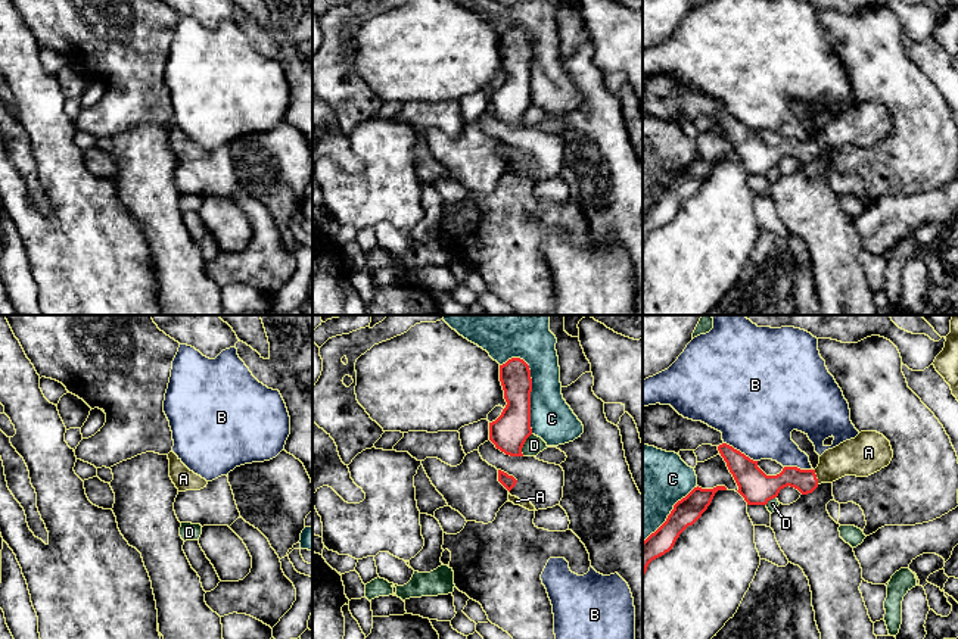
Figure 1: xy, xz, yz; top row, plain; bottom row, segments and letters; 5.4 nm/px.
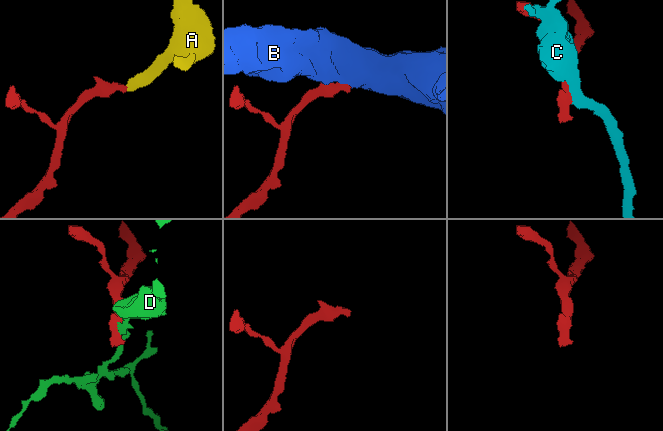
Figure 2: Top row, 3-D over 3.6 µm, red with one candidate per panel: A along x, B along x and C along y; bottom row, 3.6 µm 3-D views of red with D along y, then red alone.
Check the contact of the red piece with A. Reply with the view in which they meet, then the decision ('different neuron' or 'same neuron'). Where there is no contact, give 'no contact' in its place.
contact in yz; same neuron

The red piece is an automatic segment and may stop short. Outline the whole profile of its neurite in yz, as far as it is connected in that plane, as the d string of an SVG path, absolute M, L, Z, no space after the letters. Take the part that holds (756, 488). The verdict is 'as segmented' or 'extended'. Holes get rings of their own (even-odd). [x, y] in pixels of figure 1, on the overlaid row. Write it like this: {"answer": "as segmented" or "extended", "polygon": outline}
{"answer": "extended", "polygon": "M861 431L855 439L825 451L815 470L784 467L777 476L766 476L758 461L727 443L719 445L718 451L747 505L766 505L787 486L808 495L821 483L833 483L845 476L868 477L893 458L890 442L877 431Z"}

